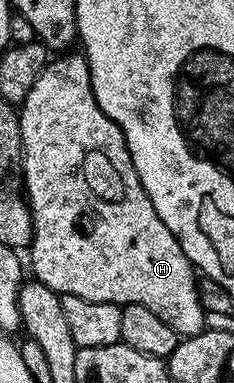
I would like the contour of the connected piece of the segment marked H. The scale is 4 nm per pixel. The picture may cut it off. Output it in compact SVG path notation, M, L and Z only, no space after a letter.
M60 54L49 59L48 65L38 74L38 82L30 86L30 94L26 94L23 104L19 105L20 117L20 144L24 148L24 191L28 198L28 209L32 212L32 272L31 275L42 281L50 290L59 292L61 296L74 294L78 298L86 298L90 302L110 302L111 304L137 304L146 306L153 314L158 314L170 330L176 332L177 337L196 336L206 328L206 313L202 302L198 298L197 269L186 258L178 238L170 234L166 222L158 218L142 182L138 178L138 170L134 170L134 162L130 158L130 150L126 146L126 138L122 130L105 112L100 109L96 101L96 95L92 89L92 75L88 69L88 57L83 54Z

